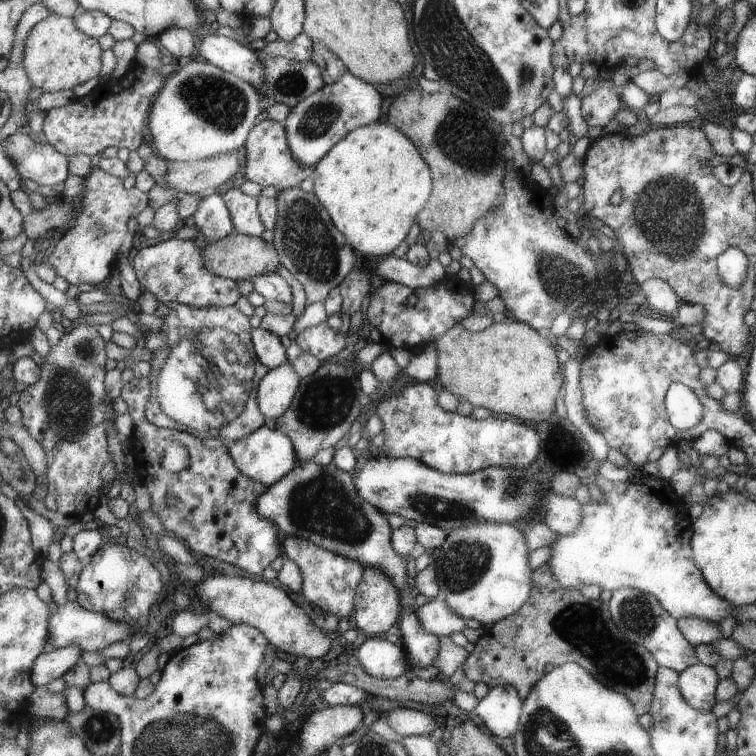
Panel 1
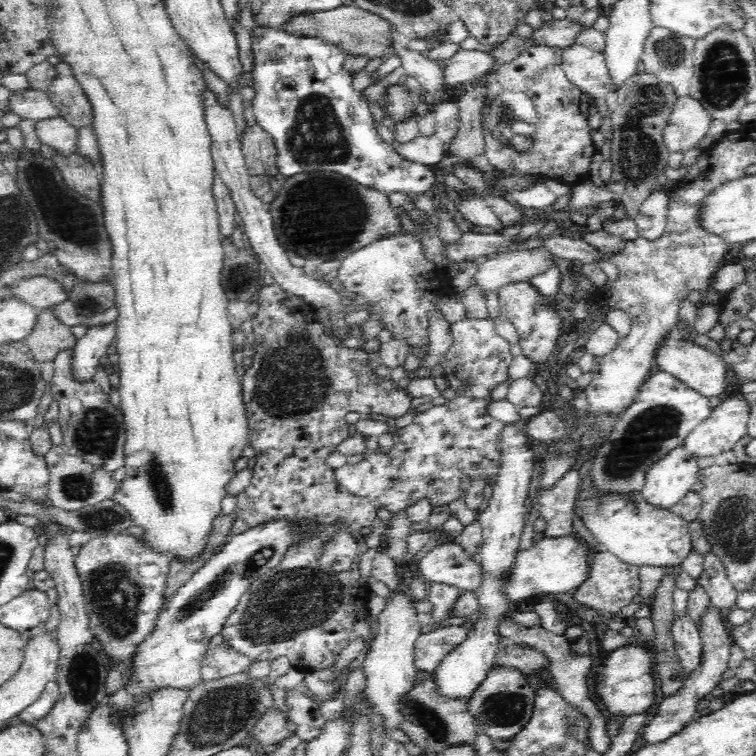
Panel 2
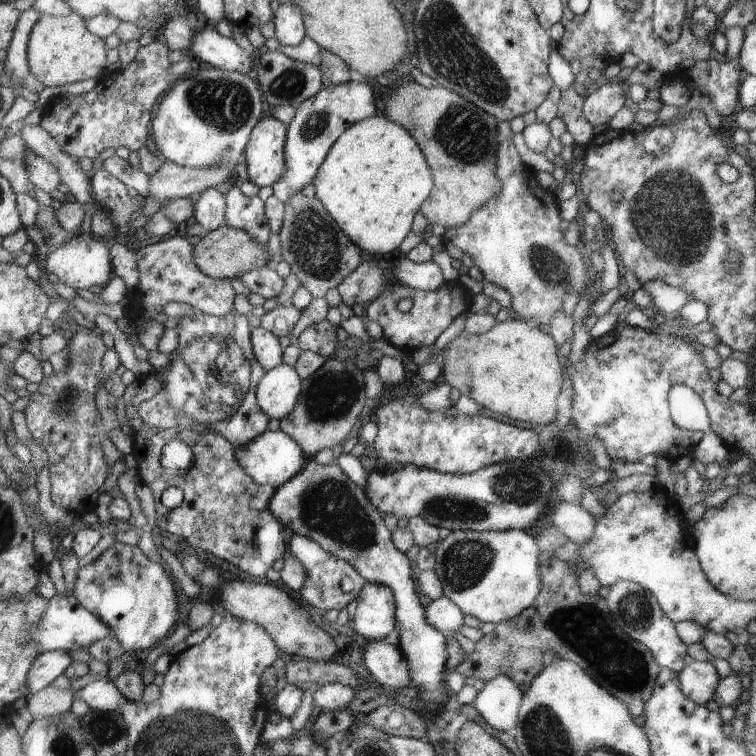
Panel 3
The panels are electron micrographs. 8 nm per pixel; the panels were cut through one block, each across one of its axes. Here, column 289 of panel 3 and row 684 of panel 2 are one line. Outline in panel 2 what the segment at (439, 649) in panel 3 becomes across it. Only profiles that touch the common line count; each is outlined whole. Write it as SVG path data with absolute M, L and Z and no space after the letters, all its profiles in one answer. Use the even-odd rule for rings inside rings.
M505 668L490 670L486 680L467 701L468 710L475 718L479 731L490 736L494 742L509 744L530 720L534 710L537 691L528 684L528 679L518 670Z

